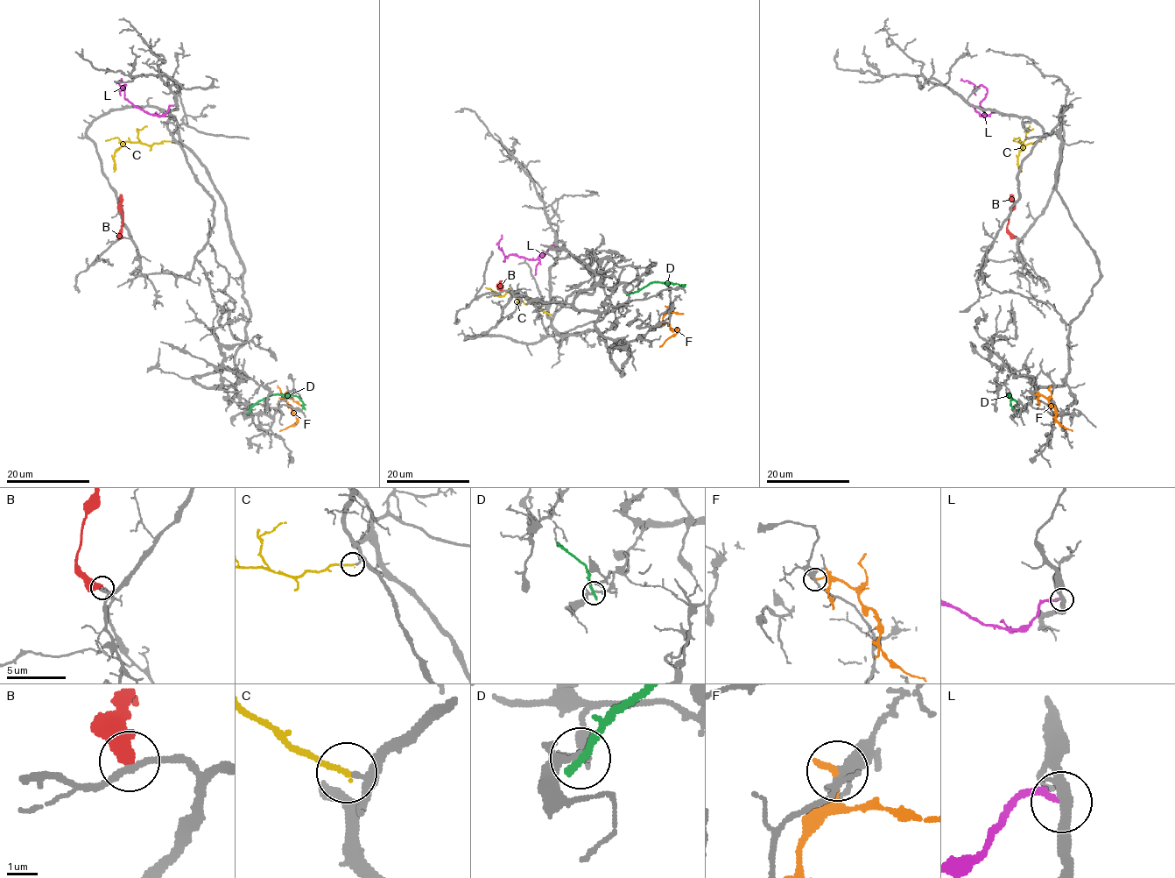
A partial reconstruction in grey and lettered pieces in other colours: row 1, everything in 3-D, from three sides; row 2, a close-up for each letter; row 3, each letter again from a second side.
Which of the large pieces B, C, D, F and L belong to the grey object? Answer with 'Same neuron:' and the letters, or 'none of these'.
Same neuron: C

